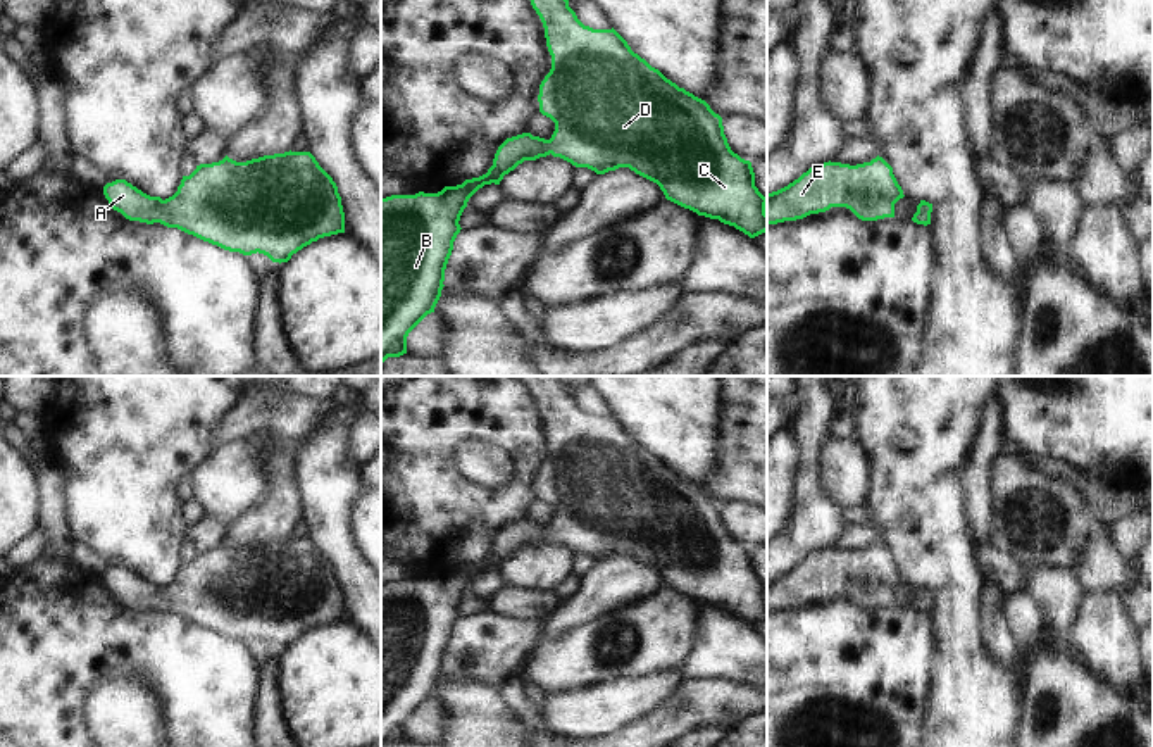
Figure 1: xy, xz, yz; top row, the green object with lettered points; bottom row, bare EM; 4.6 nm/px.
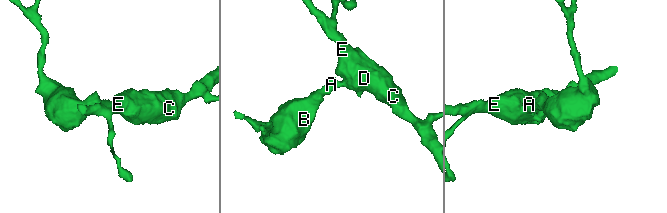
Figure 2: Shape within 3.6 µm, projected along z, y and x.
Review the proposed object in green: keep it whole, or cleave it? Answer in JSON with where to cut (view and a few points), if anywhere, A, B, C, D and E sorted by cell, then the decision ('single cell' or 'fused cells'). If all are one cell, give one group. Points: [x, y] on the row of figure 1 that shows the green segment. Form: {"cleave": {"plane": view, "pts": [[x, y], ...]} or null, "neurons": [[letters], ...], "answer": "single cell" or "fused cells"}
{"cleave": null, "neurons": [["A", "B", "C", "D", "E"]], "answer": "single cell"}

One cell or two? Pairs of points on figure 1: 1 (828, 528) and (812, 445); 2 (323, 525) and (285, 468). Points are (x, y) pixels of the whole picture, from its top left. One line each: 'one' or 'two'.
1: one
2: two

